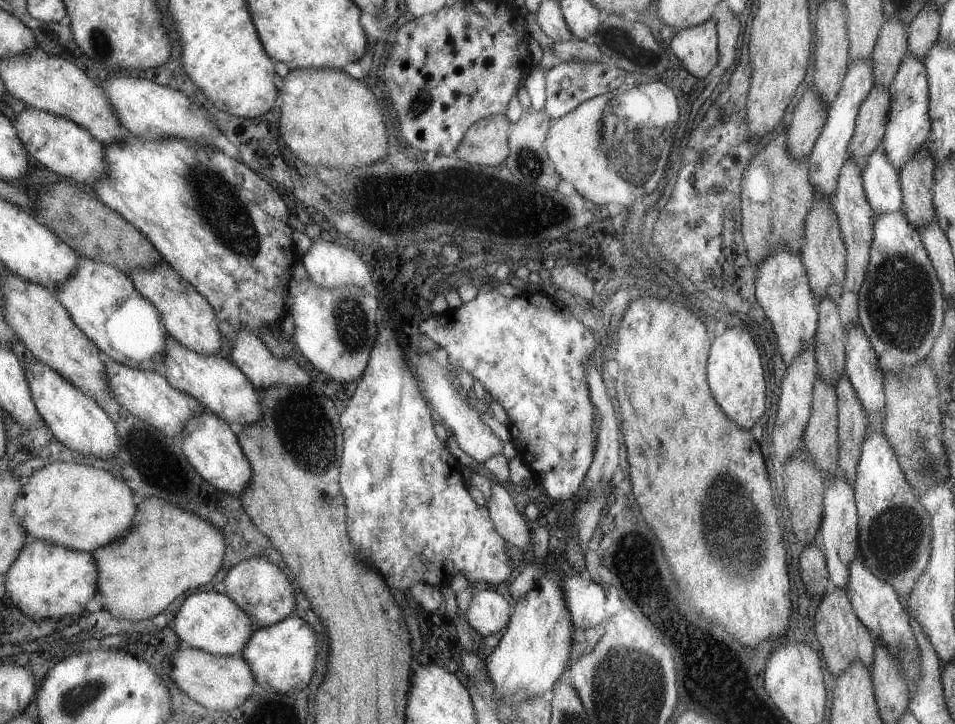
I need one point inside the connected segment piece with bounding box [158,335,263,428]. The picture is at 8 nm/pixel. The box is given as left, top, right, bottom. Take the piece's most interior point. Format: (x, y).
(219, 385)

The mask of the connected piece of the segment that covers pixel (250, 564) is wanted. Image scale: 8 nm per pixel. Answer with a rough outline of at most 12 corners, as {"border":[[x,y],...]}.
{"border":[[249,558],[222,590],[255,624],[295,612],[289,575],[269,558]]}

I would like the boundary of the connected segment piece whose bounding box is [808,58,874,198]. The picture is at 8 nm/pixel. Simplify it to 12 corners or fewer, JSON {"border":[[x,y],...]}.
{"border":[[870,58],[848,60],[825,126],[808,155],[809,182],[832,198],[860,105]]}

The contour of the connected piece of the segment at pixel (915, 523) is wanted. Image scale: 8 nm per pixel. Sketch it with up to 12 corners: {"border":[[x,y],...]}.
{"border":[[884,418],[854,487],[858,554],[906,598],[928,566],[929,514]]}

